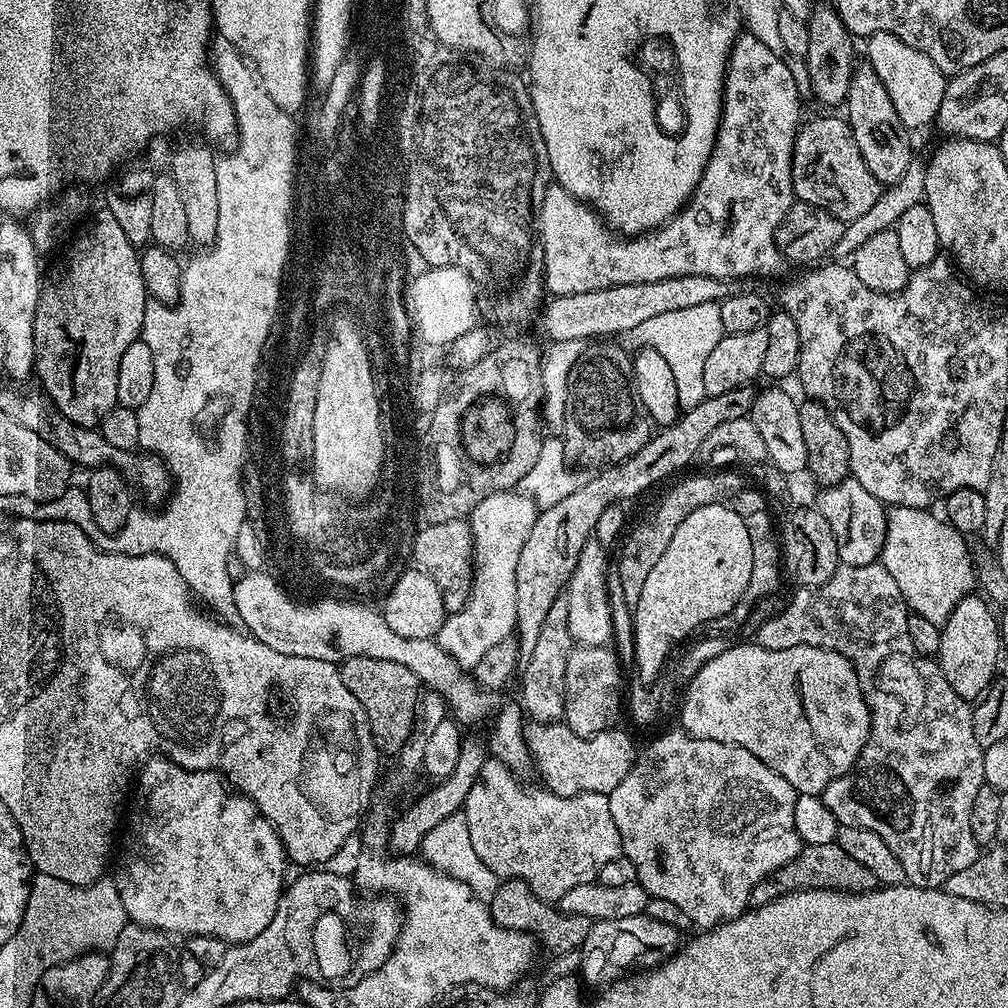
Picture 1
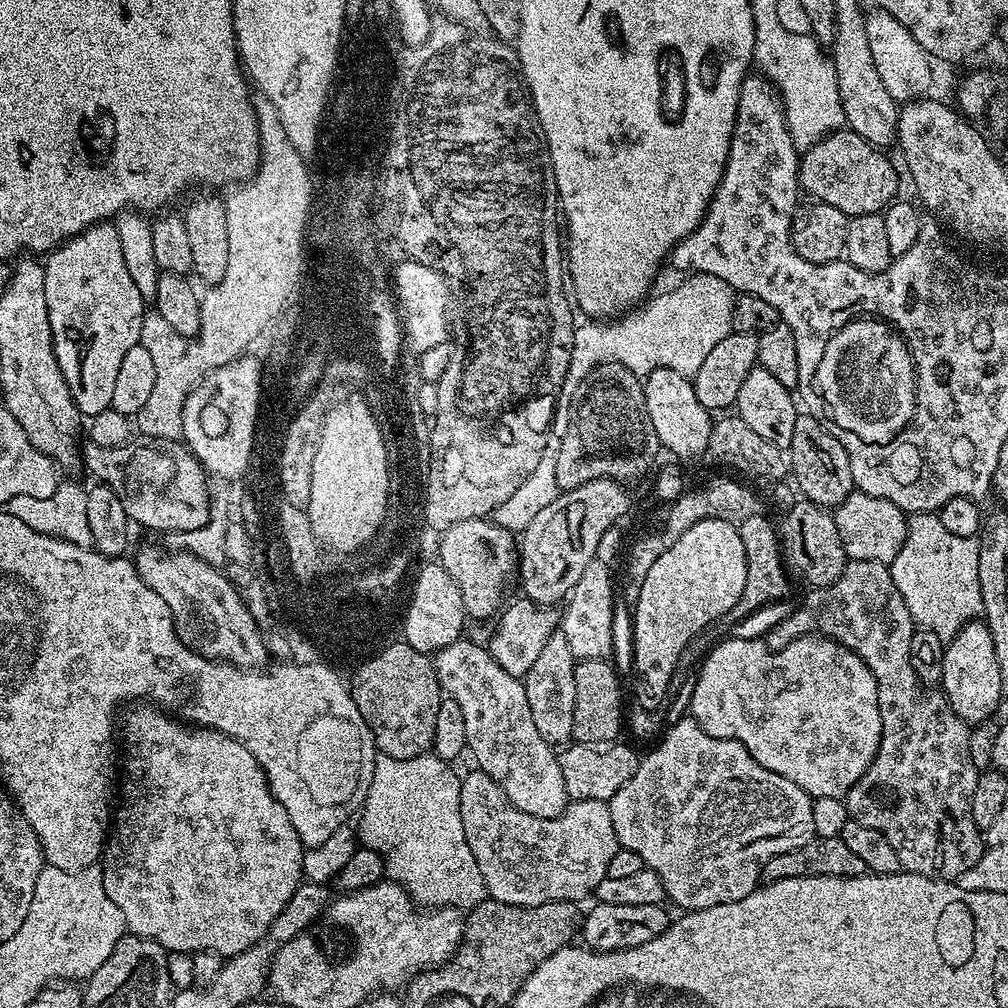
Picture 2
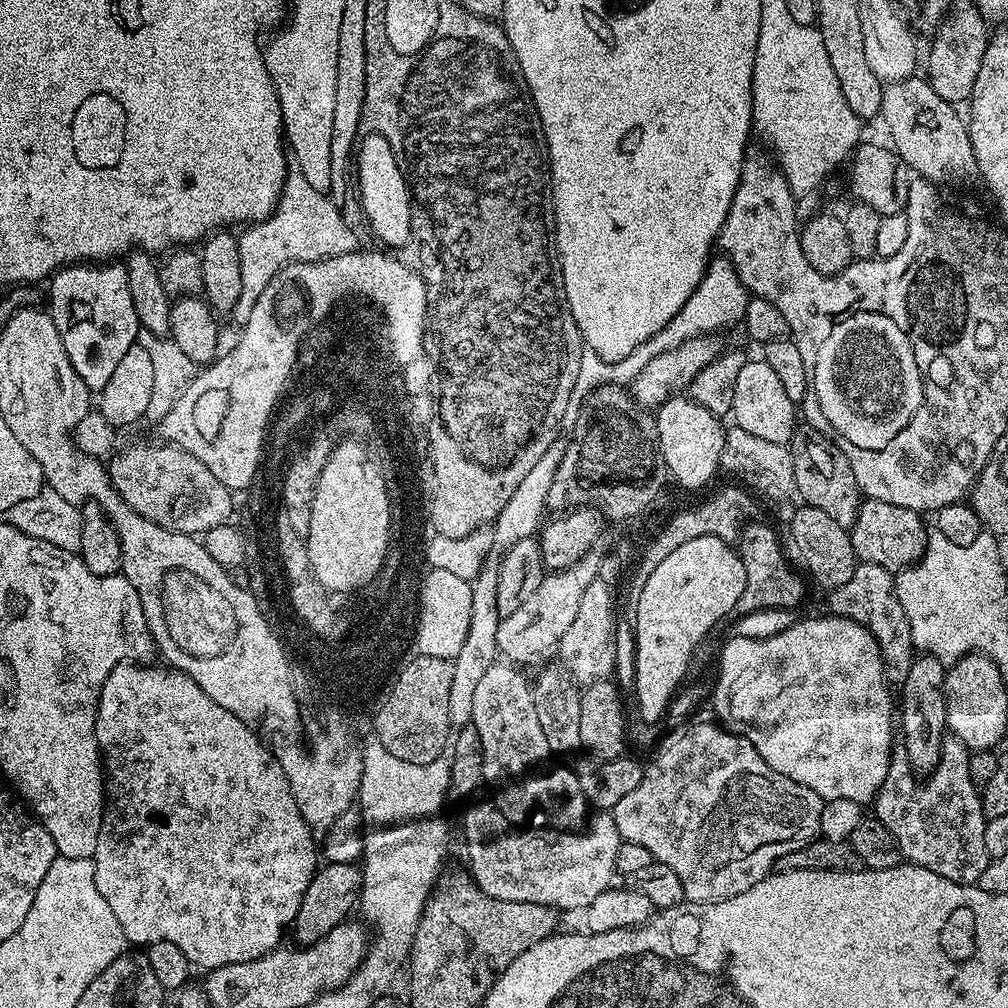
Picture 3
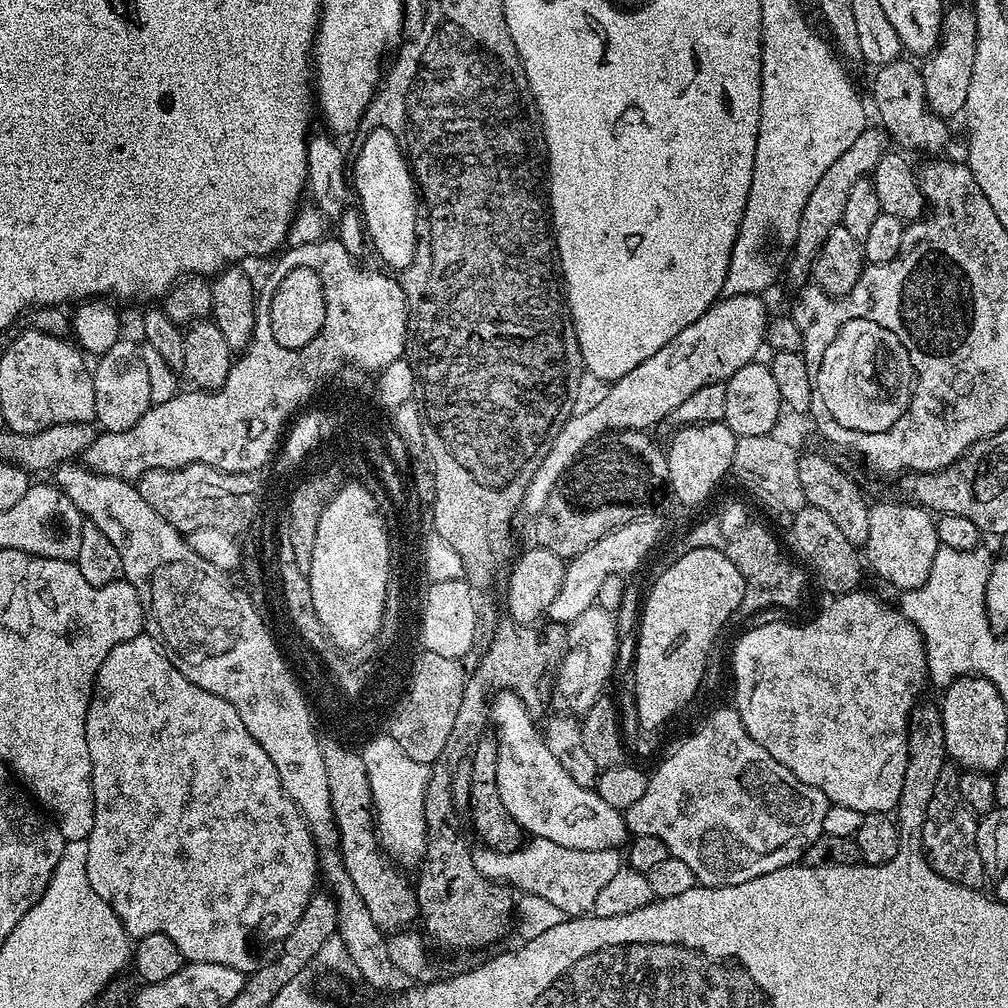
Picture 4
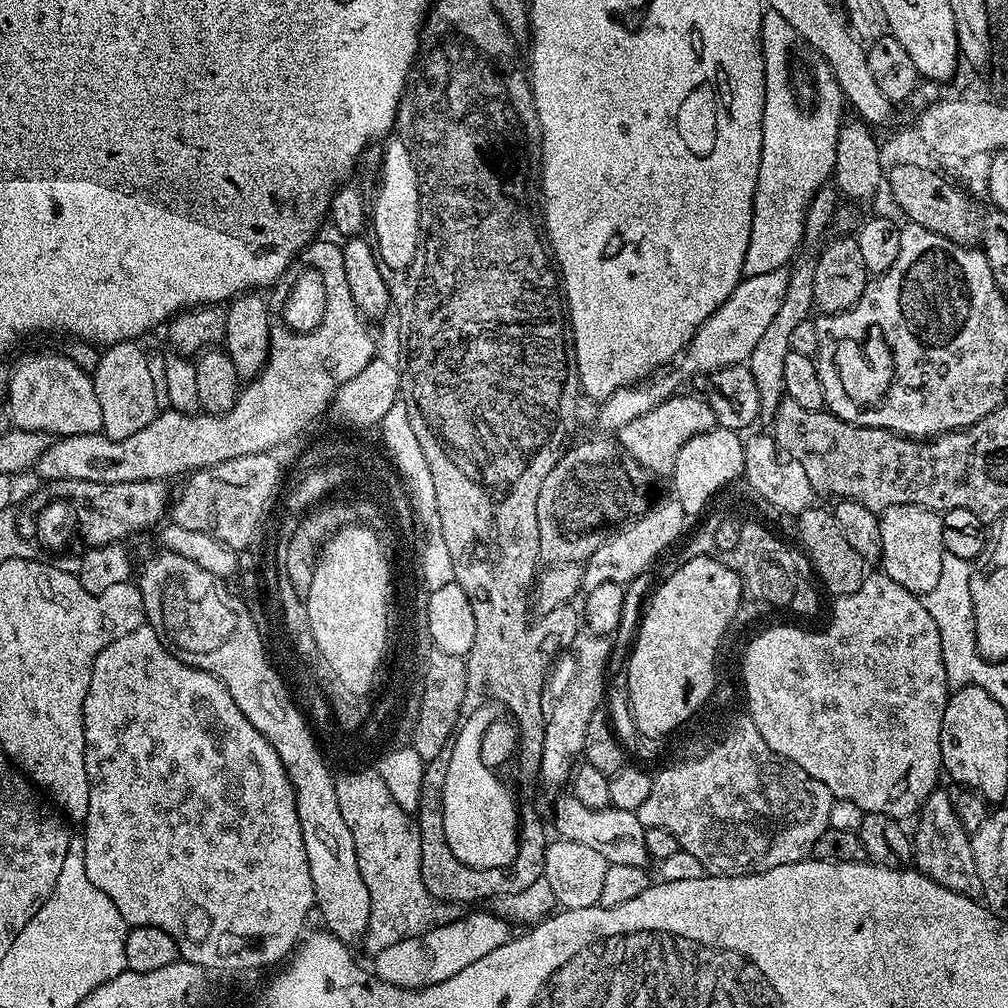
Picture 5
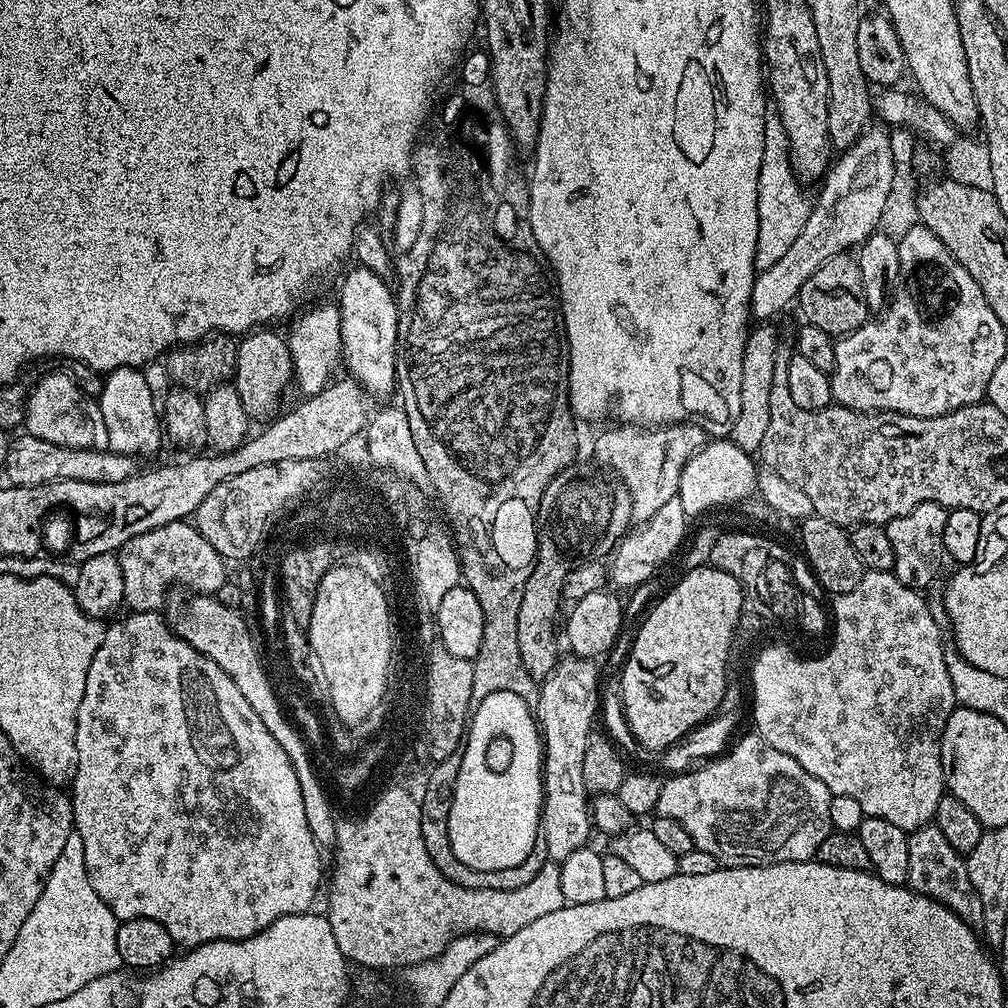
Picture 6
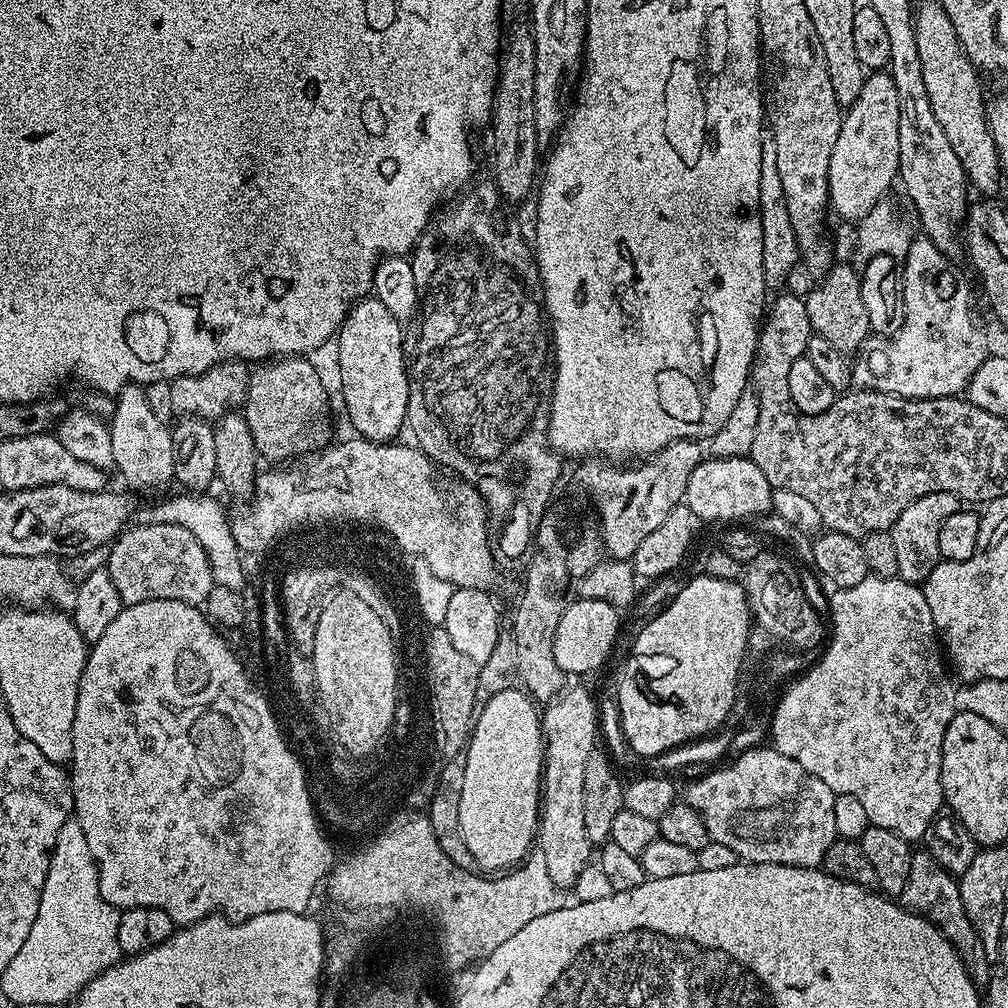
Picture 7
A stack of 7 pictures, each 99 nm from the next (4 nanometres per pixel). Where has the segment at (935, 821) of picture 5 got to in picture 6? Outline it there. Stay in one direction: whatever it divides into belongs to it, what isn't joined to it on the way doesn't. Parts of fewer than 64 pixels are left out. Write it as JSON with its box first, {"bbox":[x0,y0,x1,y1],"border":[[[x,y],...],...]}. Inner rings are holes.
{"bbox":[907,823,984,929],"border":[[[936,823],[924,824],[908,833],[910,846],[910,870],[907,887],[920,896],[929,896],[940,904],[945,904],[958,918],[962,918],[974,929],[984,923],[984,907],[978,899],[978,890],[974,890],[974,882],[970,882],[968,861],[950,842],[946,842],[942,830]]]}

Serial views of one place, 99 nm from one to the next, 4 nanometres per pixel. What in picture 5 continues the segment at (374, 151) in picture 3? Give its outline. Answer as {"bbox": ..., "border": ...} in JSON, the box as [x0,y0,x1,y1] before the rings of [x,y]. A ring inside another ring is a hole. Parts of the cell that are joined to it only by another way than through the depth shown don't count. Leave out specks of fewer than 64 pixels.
{"bbox":[370,138,420,271],"border":[[[390,138],[383,145],[384,156],[380,170],[380,184],[374,200],[374,214],[370,224],[374,226],[374,246],[381,265],[389,271],[403,271],[412,264],[420,236],[420,191],[417,188],[417,172],[409,151],[399,138]]]}

